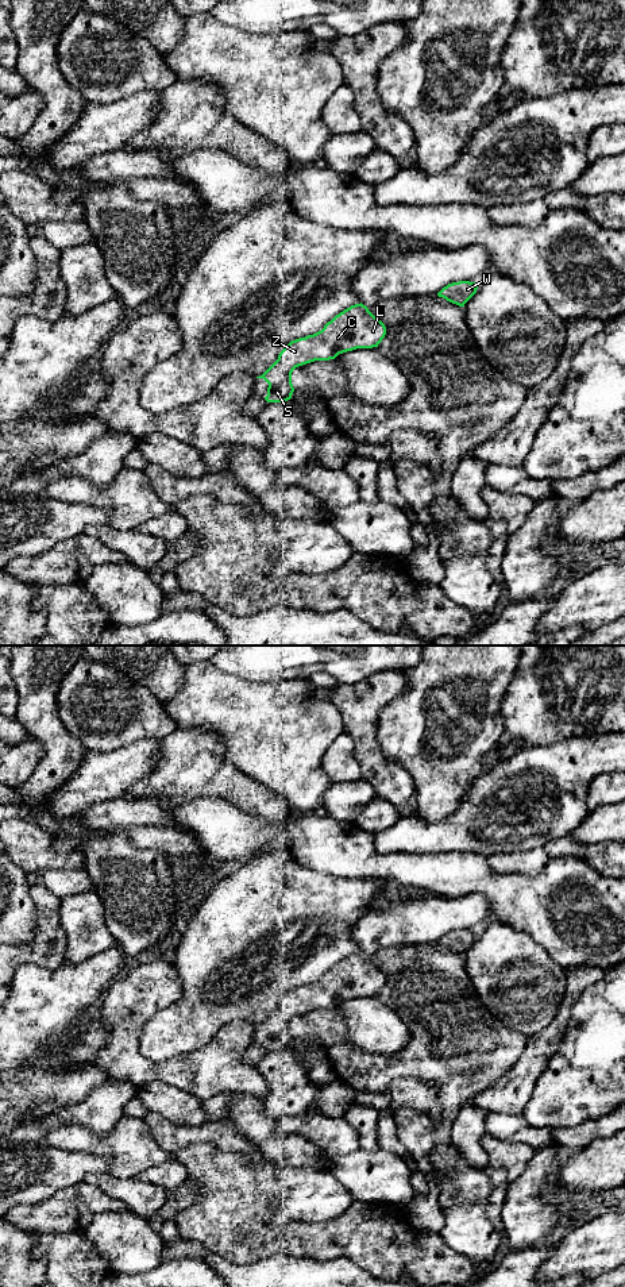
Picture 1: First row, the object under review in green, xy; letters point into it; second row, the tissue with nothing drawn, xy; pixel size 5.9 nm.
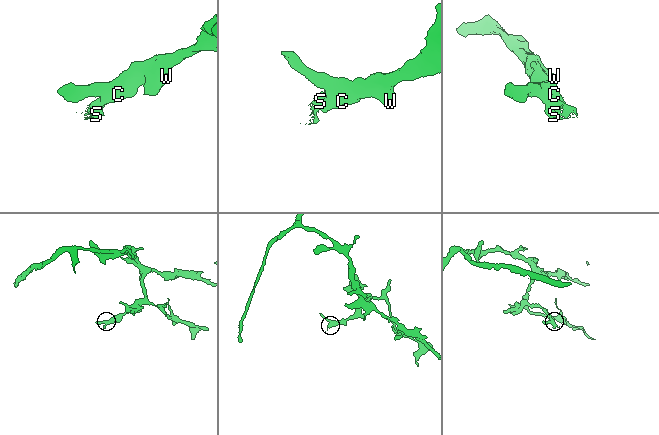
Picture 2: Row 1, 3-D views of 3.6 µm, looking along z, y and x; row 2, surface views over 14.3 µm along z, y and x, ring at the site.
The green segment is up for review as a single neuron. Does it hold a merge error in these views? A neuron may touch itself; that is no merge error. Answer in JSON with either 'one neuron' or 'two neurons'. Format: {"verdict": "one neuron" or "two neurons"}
{"verdict": "one neuron"}

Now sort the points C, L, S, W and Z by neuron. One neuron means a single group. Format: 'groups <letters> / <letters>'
groups C L S W Z

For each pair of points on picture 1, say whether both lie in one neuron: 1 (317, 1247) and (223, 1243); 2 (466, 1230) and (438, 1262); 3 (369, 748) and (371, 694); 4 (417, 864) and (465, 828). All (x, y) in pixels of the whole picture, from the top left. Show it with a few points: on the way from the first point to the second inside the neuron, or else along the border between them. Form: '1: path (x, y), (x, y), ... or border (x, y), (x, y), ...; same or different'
1: path (294, 1244), (246, 1240); same
2: border (439, 1232), (447, 1244), (463, 1253), (475, 1266); different
3: path (366, 735), (366, 708); same
4: border (400, 852), (465, 852); different

